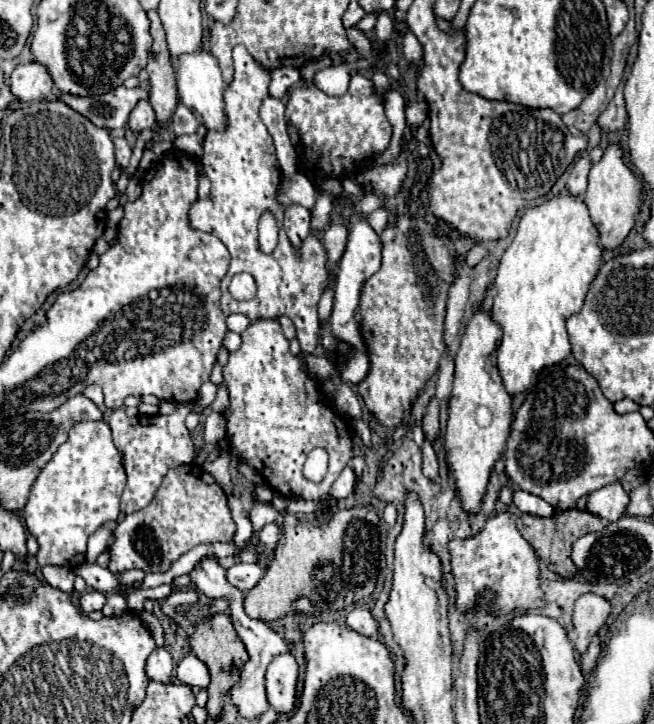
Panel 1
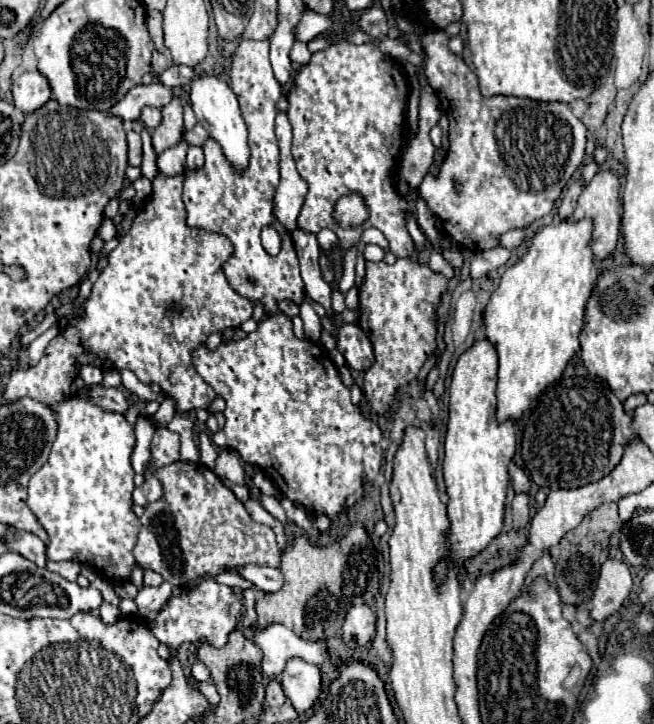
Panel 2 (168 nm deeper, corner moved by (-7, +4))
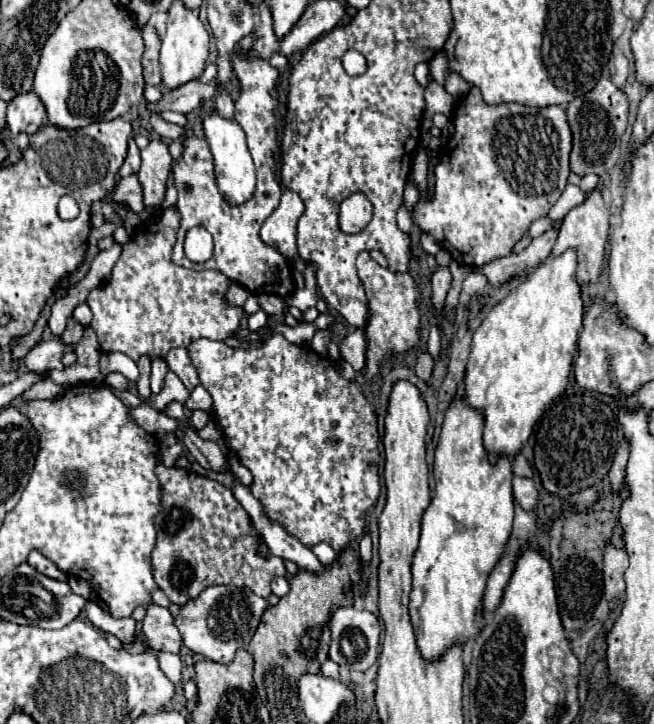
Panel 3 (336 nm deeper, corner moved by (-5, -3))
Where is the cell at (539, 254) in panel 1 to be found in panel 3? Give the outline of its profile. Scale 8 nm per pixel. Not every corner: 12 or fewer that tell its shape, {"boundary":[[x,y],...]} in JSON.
{"boundary":[[577,251],[481,321],[465,399],[491,461],[565,391],[583,327]]}

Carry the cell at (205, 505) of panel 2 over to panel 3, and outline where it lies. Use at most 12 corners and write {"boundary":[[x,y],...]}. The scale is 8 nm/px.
{"boundary":[[155,465],[153,577],[177,605],[207,585],[271,595],[281,557],[231,489]]}

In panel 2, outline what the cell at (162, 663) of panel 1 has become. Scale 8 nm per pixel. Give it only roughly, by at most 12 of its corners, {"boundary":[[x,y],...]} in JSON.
{"boundary":[[203,580],[165,604],[149,628],[177,648],[215,648],[245,614],[231,586]]}

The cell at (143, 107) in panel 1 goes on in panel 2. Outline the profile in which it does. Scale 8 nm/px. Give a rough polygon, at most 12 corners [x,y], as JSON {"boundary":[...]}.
{"boundary":[[147,106],[141,120],[147,128],[157,128],[163,116],[159,108]]}

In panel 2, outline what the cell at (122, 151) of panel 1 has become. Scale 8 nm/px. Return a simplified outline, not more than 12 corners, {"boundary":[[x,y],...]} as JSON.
{"boundary":[[127,132],[129,166],[141,166],[141,138]]}

